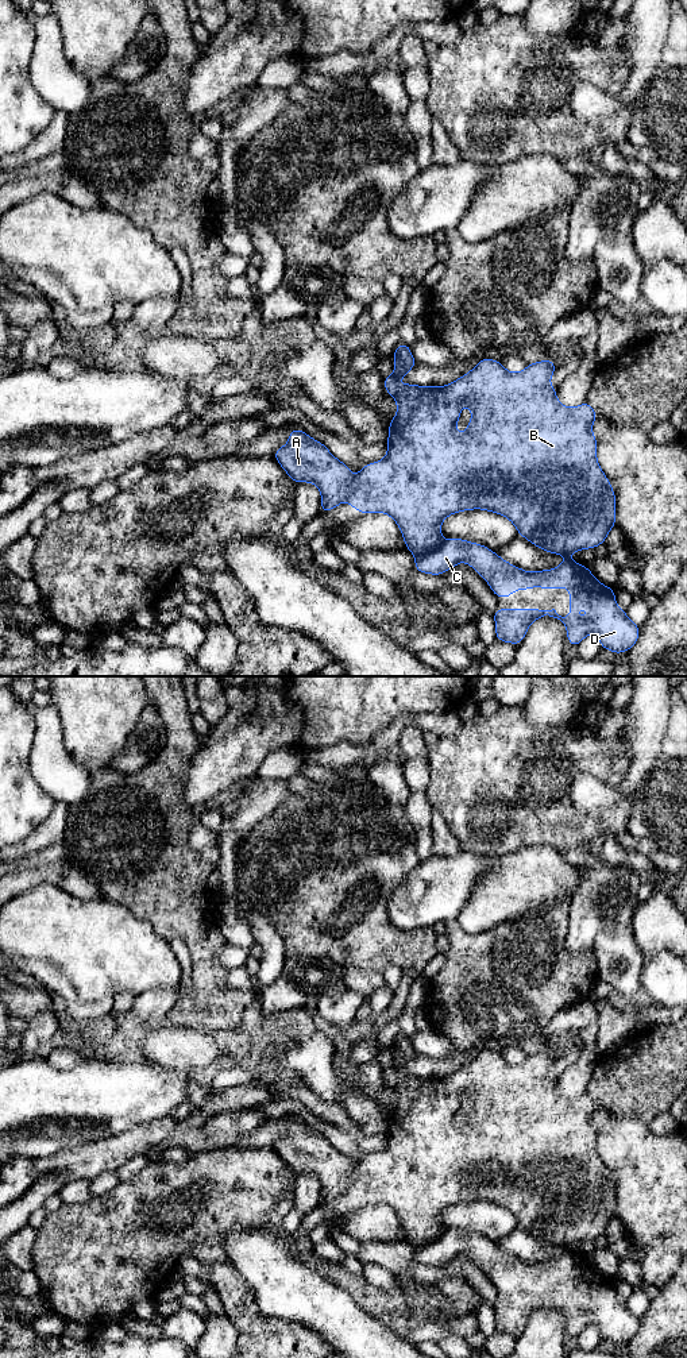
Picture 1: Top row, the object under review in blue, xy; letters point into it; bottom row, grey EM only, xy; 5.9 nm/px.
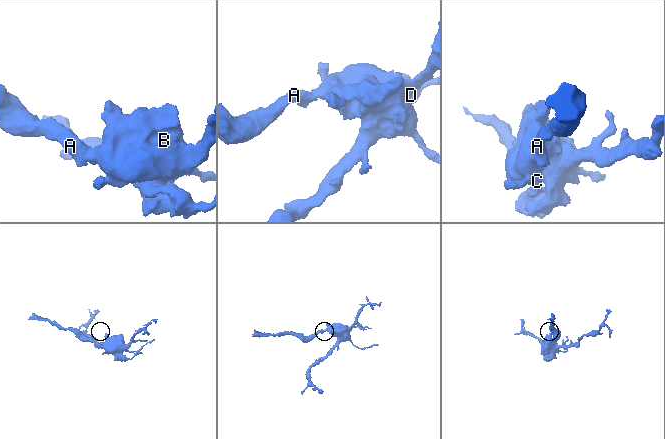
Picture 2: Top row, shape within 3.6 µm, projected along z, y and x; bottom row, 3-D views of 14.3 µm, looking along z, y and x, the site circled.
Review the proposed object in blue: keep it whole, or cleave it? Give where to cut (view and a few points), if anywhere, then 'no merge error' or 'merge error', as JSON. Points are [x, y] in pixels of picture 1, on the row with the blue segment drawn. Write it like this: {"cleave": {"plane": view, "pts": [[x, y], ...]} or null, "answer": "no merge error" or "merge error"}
{"cleave": {"plane": "xy", "pts": [[355, 478], [351, 493], [346, 498]]}, "answer": "merge error"}

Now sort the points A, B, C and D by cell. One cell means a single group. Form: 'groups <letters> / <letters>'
groups A / B C D

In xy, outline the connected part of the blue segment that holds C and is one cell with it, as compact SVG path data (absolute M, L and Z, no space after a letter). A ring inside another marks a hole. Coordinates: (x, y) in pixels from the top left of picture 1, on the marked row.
M400 343L393 354L395 360L394 373L383 379L387 394L397 401L397 414L389 423L387 454L379 462L362 467L352 482L348 504L359 513L386 513L400 526L406 548L414 555L414 568L422 574L441 575L458 563L466 562L476 574L482 575L497 598L507 598L514 590L530 587L570 590L570 616L561 617L555 609L497 609L493 614L495 621L495 636L498 641L518 645L522 643L530 624L543 617L553 617L567 626L567 641L578 647L587 634L599 637L601 648L613 653L629 652L640 637L640 626L633 624L621 610L614 597L614 587L603 586L588 570L568 558L580 549L591 548L605 543L607 533L615 526L615 494L597 460L597 437L591 427L598 414L586 401L579 406L567 408L556 398L556 387L549 385L556 371L553 360L545 359L528 364L520 373L509 373L499 360L483 358L468 374L441 387L408 383L398 385L398 379L417 364L410 346ZM466 404L472 417L467 432L459 435L456 423ZM482 509L498 513L509 518L520 536L536 547L556 555L566 555L564 562L552 570L529 572L521 570L490 548L451 537L441 540L441 522L445 517L464 510ZM578 609L590 609L590 617L575 617Z

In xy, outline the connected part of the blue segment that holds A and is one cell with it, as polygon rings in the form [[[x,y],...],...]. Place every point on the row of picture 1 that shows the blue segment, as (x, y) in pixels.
[[[297,428],[289,432],[287,444],[275,450],[273,458],[294,483],[309,482],[319,487],[323,514],[351,494],[355,478],[348,464],[336,459],[321,441]]]

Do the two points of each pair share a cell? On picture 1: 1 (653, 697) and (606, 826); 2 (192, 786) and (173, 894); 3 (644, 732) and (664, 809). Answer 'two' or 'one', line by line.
1: two
2: two
3: two

